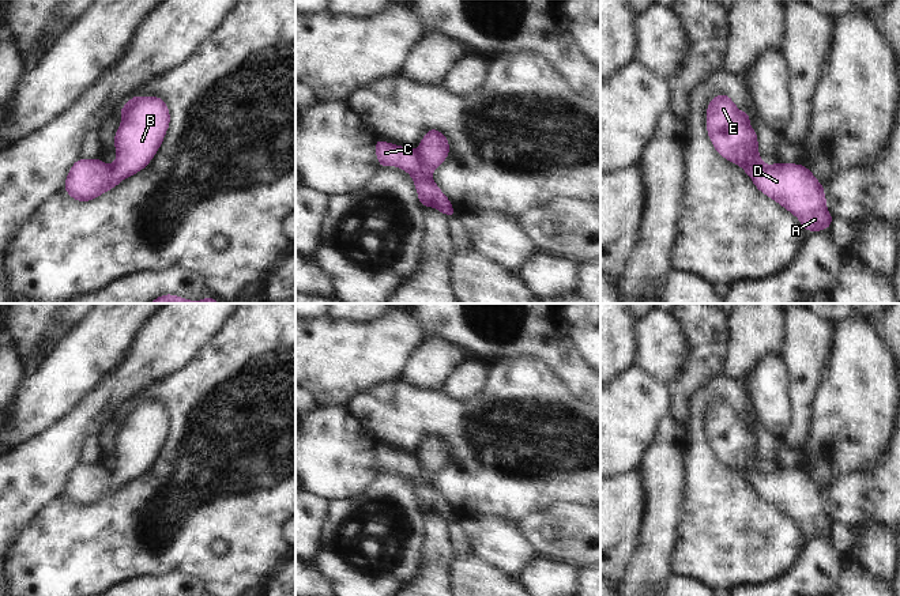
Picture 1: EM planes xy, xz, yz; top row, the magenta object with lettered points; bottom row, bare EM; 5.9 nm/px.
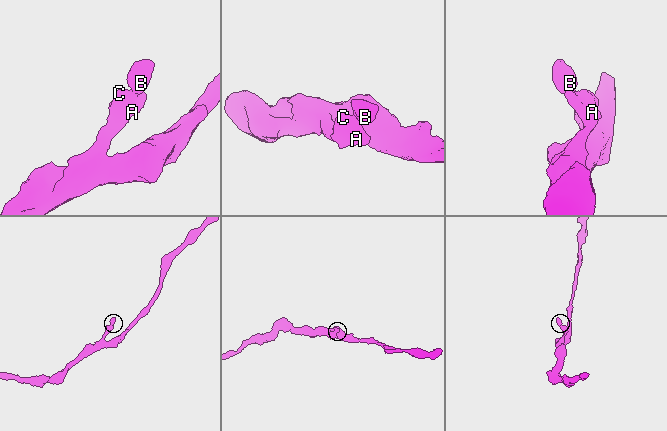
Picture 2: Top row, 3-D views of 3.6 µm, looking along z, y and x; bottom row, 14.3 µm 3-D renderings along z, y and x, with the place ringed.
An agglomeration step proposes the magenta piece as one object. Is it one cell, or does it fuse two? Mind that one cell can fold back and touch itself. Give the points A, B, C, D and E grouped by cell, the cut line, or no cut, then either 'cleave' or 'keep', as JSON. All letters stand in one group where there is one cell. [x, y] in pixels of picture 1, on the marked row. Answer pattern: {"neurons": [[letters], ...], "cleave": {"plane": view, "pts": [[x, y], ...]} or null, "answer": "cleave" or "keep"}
{"neurons": [["A", "B", "C", "D", "E"]], "cleave": null, "answer": "keep"}

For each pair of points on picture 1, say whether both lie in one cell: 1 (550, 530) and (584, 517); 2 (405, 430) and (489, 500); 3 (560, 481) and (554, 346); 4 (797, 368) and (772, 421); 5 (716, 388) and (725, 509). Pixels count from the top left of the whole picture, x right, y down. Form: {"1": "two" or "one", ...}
{"1": "one", "2": "one", "3": "two", "4": "two", "5": "one"}

